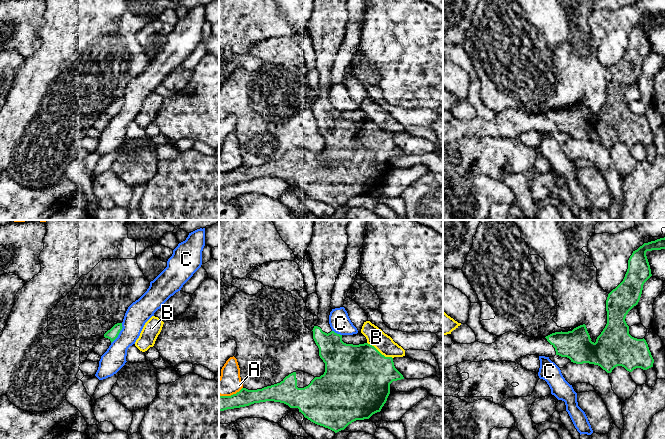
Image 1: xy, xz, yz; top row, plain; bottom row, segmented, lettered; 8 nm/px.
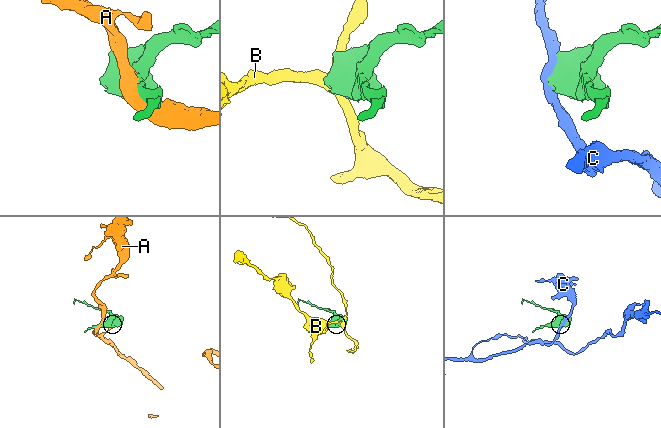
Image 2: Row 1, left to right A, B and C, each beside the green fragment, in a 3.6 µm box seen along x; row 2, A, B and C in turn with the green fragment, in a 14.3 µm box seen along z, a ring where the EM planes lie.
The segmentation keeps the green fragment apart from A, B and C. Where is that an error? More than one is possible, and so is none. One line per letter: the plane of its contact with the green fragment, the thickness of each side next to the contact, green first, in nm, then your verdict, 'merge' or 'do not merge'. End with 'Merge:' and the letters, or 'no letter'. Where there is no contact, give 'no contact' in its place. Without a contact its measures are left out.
A: meets green in xz; 140 nm thick on the green side, 180 nm on the other; do not merge
B: meets green in xz; 500 nm thick on the green side, 150 nm on the other; do not merge
C: meets green in xy; 90 nm thick on the green side, 190 nm on the other; do not merge
Merge: no letter

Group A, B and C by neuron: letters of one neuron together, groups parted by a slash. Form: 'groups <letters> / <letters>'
groups A / B / C

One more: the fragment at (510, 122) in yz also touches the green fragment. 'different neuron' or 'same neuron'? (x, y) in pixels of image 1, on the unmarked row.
same neuron

